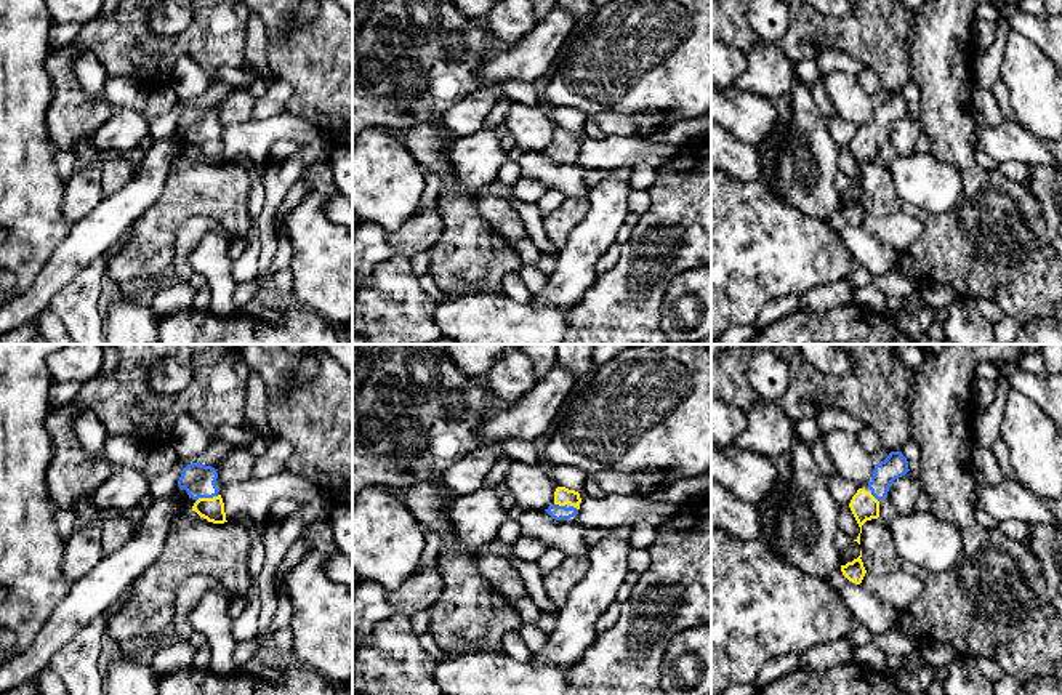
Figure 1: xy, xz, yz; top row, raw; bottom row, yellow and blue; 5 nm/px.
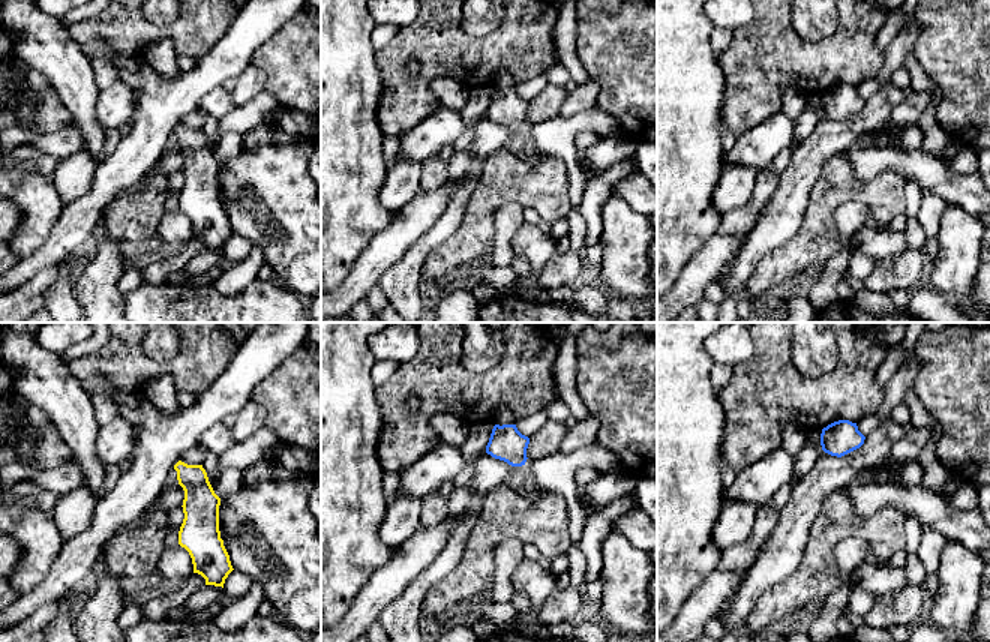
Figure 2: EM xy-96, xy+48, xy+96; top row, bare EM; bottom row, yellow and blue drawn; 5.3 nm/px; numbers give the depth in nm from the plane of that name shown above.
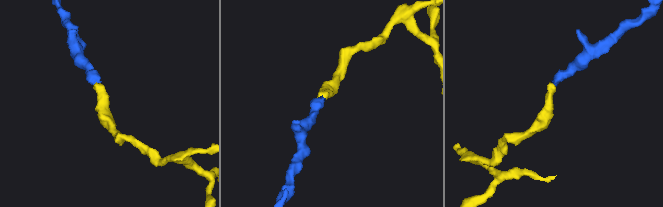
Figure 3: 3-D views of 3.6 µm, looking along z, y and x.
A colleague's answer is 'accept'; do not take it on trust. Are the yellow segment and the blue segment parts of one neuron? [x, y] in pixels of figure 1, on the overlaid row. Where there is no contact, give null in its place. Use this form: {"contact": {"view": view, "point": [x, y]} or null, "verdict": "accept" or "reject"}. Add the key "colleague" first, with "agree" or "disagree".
{"colleague": "agree", "contact": {"view": "xy", "point": [207, 498]}, "verdict": "accept"}

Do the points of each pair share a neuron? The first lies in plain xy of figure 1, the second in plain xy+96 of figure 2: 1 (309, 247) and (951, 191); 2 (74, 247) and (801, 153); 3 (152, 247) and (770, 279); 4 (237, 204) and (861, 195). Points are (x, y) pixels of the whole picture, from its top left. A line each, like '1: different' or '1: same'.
1: different
2: different
3: same
4: same

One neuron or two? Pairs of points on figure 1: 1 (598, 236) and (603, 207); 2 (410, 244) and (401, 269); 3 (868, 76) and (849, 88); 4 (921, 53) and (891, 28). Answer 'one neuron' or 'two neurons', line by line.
1: one neuron
2: two neurons
3: two neurons
4: two neurons

